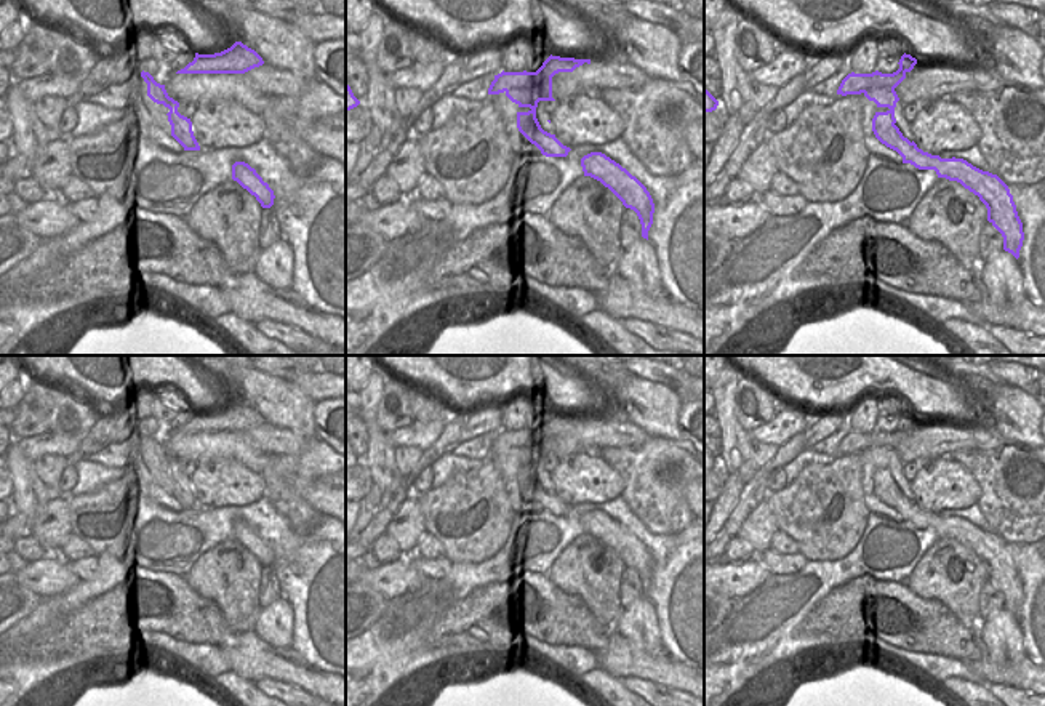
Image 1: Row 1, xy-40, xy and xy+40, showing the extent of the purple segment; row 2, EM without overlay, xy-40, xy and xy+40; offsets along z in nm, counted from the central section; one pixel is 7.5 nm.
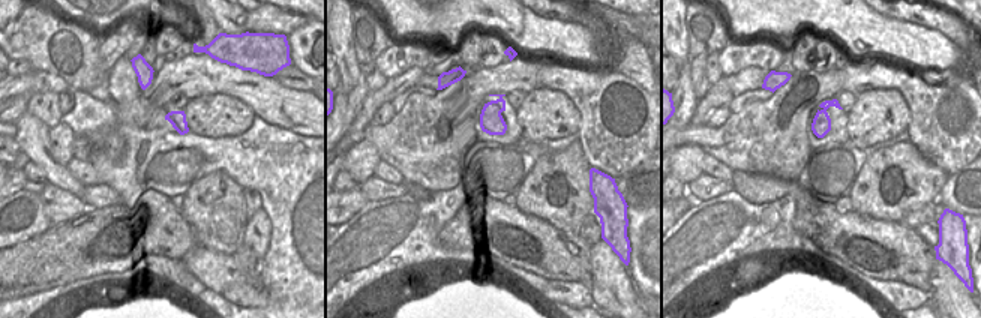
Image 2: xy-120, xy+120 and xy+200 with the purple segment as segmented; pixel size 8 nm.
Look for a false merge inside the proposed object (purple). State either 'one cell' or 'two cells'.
two cells

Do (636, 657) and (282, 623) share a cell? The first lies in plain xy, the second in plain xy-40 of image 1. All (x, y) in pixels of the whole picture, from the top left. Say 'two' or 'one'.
two

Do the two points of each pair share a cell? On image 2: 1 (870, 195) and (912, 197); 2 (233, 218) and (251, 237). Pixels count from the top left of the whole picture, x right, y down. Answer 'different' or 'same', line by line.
1: same
2: different

